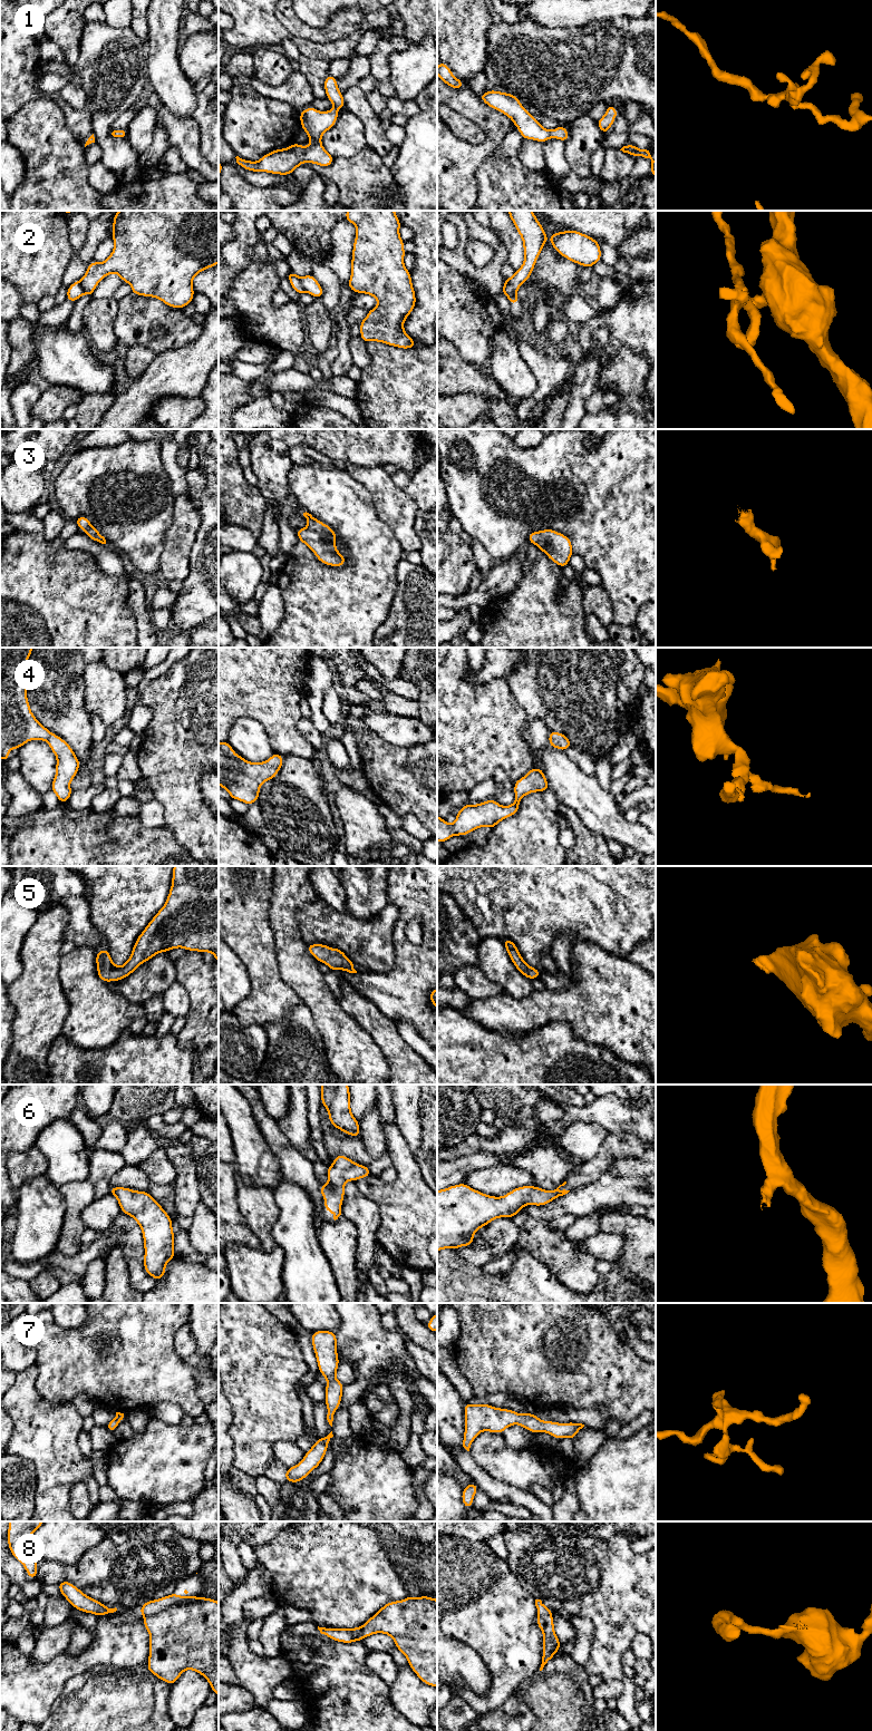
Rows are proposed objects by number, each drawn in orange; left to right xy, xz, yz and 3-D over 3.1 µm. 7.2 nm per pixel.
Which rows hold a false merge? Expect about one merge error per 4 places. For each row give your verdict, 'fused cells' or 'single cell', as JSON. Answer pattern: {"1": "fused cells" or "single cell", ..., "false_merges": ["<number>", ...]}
{"1": "single cell", "2": "fused cells", "3": "single cell", "4": "single cell", "5": "single cell", "6": "single cell", "7": "single cell", "8": "single cell", "false_merges": ["2"]}

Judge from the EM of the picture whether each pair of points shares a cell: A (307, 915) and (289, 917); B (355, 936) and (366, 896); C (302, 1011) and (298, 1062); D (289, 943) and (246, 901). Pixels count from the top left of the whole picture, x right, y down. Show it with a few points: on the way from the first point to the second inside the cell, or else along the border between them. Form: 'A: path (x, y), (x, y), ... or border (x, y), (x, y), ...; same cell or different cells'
A: border (319, 901), (307, 904), (298, 912), (304, 942); different cells
B: border (384, 908), (368, 920), (358, 920), (347, 913); different cells
C: path (300, 1023), (298, 1028), (298, 1050); same cell
D: border (270, 897), (269, 924), (275, 950); different cells

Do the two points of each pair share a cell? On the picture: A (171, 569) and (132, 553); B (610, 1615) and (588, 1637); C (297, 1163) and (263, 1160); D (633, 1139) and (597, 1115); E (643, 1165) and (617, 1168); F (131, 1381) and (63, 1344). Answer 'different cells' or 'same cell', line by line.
A: different cells
B: different cells
C: different cells
D: different cells
E: same cell
F: same cell

